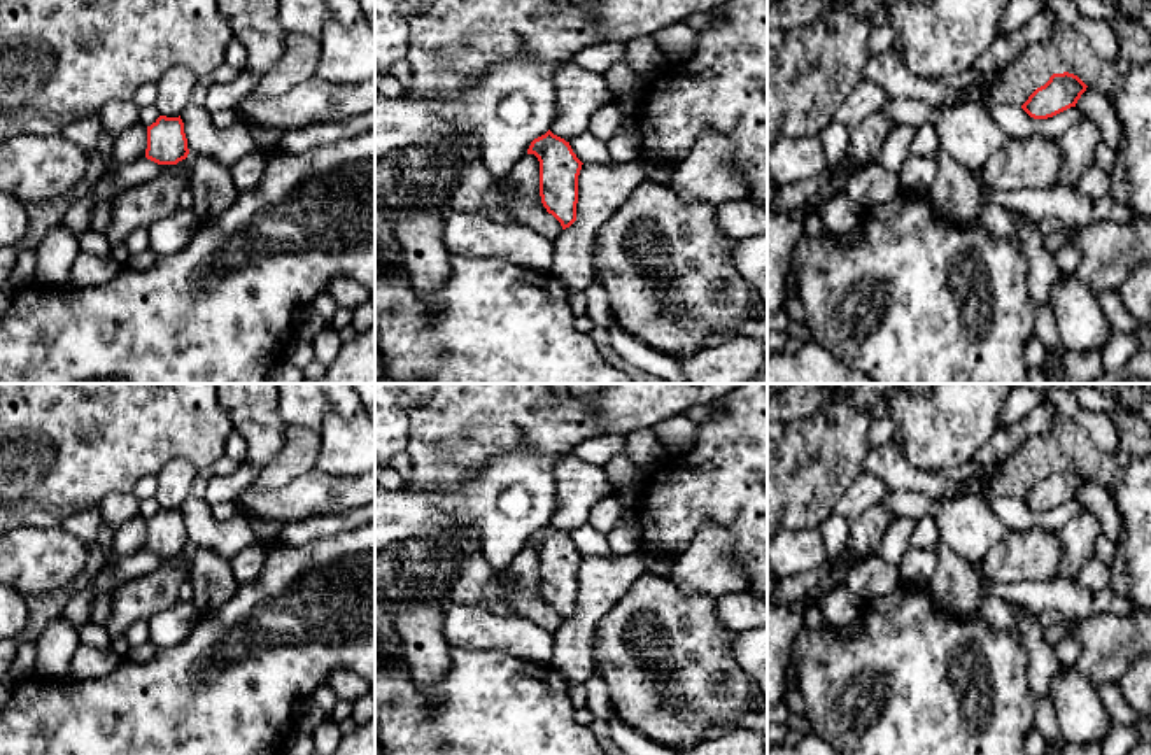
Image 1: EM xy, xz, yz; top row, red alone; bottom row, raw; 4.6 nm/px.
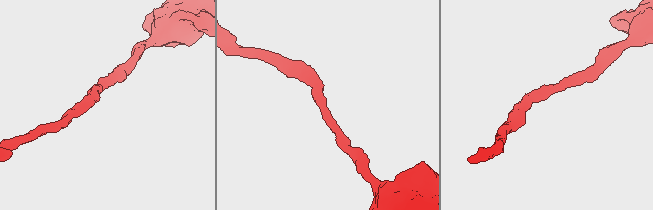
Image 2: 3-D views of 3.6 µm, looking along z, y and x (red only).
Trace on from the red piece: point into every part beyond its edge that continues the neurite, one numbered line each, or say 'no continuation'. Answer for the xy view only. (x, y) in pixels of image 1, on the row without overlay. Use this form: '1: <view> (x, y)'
no continuation

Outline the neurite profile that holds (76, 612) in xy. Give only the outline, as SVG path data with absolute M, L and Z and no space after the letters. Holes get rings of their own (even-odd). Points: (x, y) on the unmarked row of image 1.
M145 548L135 555L124 557L112 571L102 569L86 589L72 594L61 617L79 631L89 620L89 608L98 594L130 582L138 573L149 573L163 564L186 559L189 559L187 552L177 557L158 557Z

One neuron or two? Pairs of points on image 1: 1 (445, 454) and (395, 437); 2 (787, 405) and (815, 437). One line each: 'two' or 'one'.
1: two
2: two

